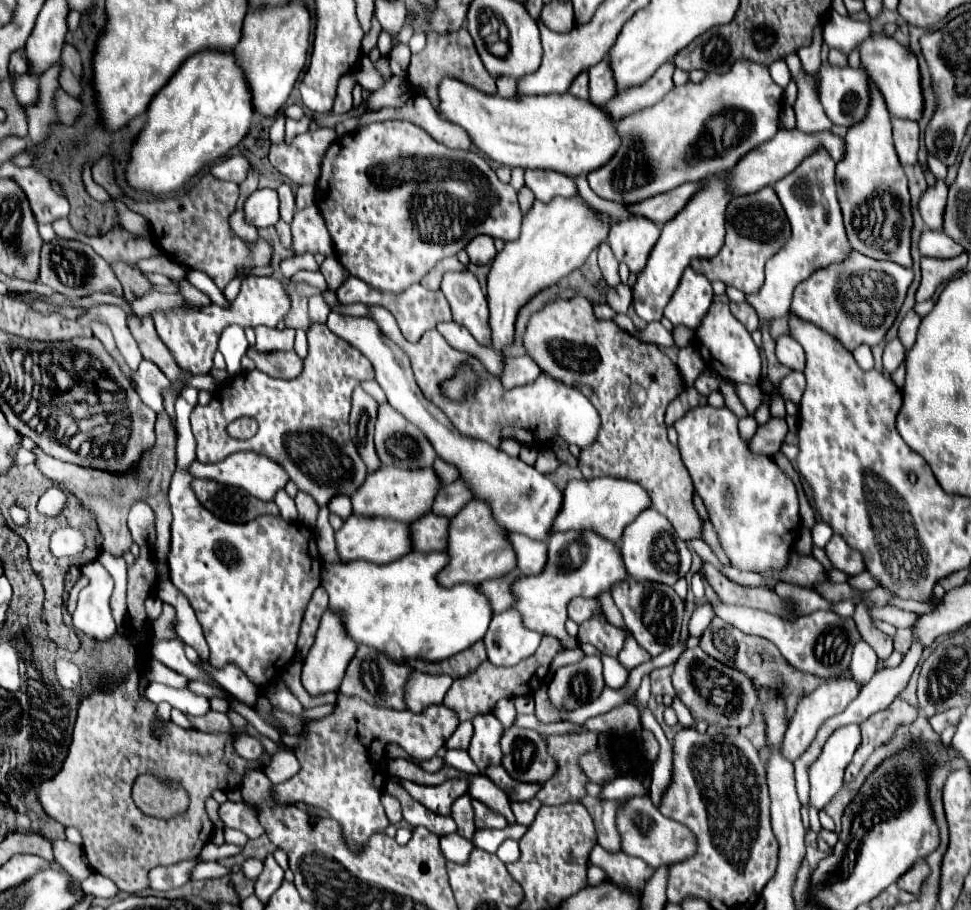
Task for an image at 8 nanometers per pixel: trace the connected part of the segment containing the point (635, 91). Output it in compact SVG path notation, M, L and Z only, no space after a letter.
M666 61L644 85L626 89L614 99L610 99L610 103L606 103L606 111L610 111L610 115L614 115L618 121L622 115L630 115L632 111L640 111L642 107L654 105L658 99L662 99L674 89L674 69L674 63Z

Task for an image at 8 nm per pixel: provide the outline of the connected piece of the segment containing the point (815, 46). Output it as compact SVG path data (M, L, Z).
M822 25L815 28L813 38L812 45L798 51L798 57L802 59L802 65L808 73L818 73L818 69L820 69L820 47L822 47L823 42Z

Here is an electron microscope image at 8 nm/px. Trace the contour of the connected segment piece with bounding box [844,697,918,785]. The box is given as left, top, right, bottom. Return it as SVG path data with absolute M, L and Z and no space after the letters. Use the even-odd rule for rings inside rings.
M896 697L886 709L874 713L868 717L868 723L862 723L862 745L858 747L852 763L846 767L844 785L854 781L854 777L860 773L864 763L870 759L874 749L886 745L898 727L914 723L918 717L918 709Z

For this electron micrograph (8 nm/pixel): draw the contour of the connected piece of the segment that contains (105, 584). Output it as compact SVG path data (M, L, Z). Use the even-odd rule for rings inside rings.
M98 561L84 565L82 575L86 575L90 583L80 591L78 607L72 615L74 629L96 641L108 641L116 633L116 623L110 613L110 593L114 581L106 567Z

